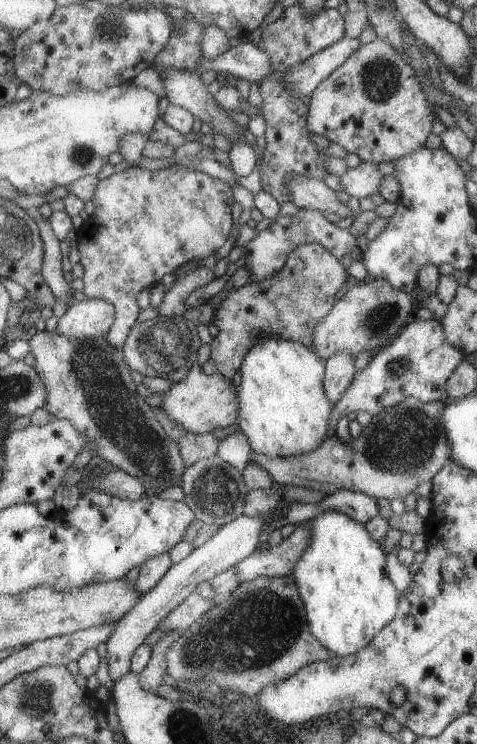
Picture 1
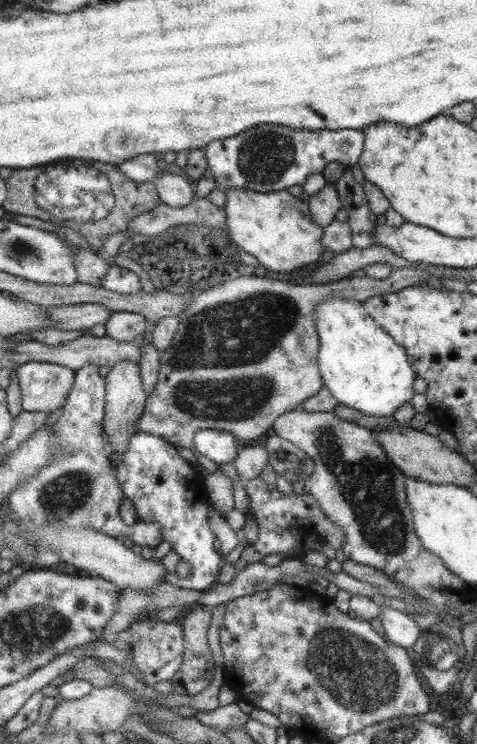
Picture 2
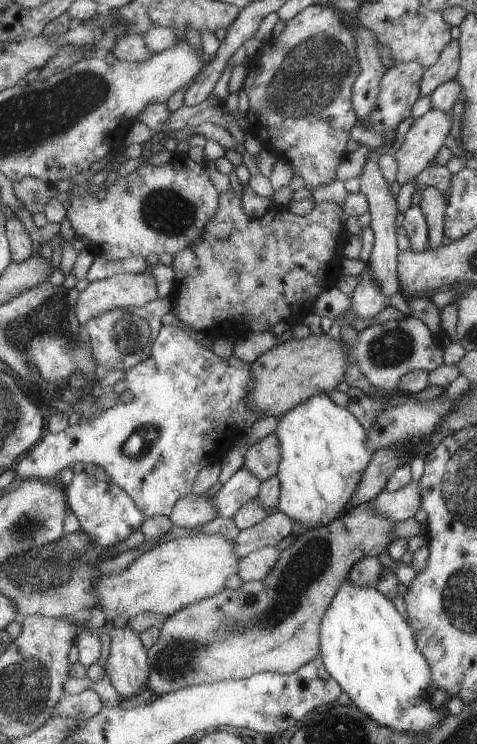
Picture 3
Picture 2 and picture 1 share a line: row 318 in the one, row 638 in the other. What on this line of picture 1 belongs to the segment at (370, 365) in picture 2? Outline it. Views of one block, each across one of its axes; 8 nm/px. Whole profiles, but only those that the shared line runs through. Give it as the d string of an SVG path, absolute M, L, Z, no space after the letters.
M333 510L303 524L309 528L309 542L287 576L298 589L311 636L332 655L354 655L394 620L401 595L387 578L385 556L365 525Z

